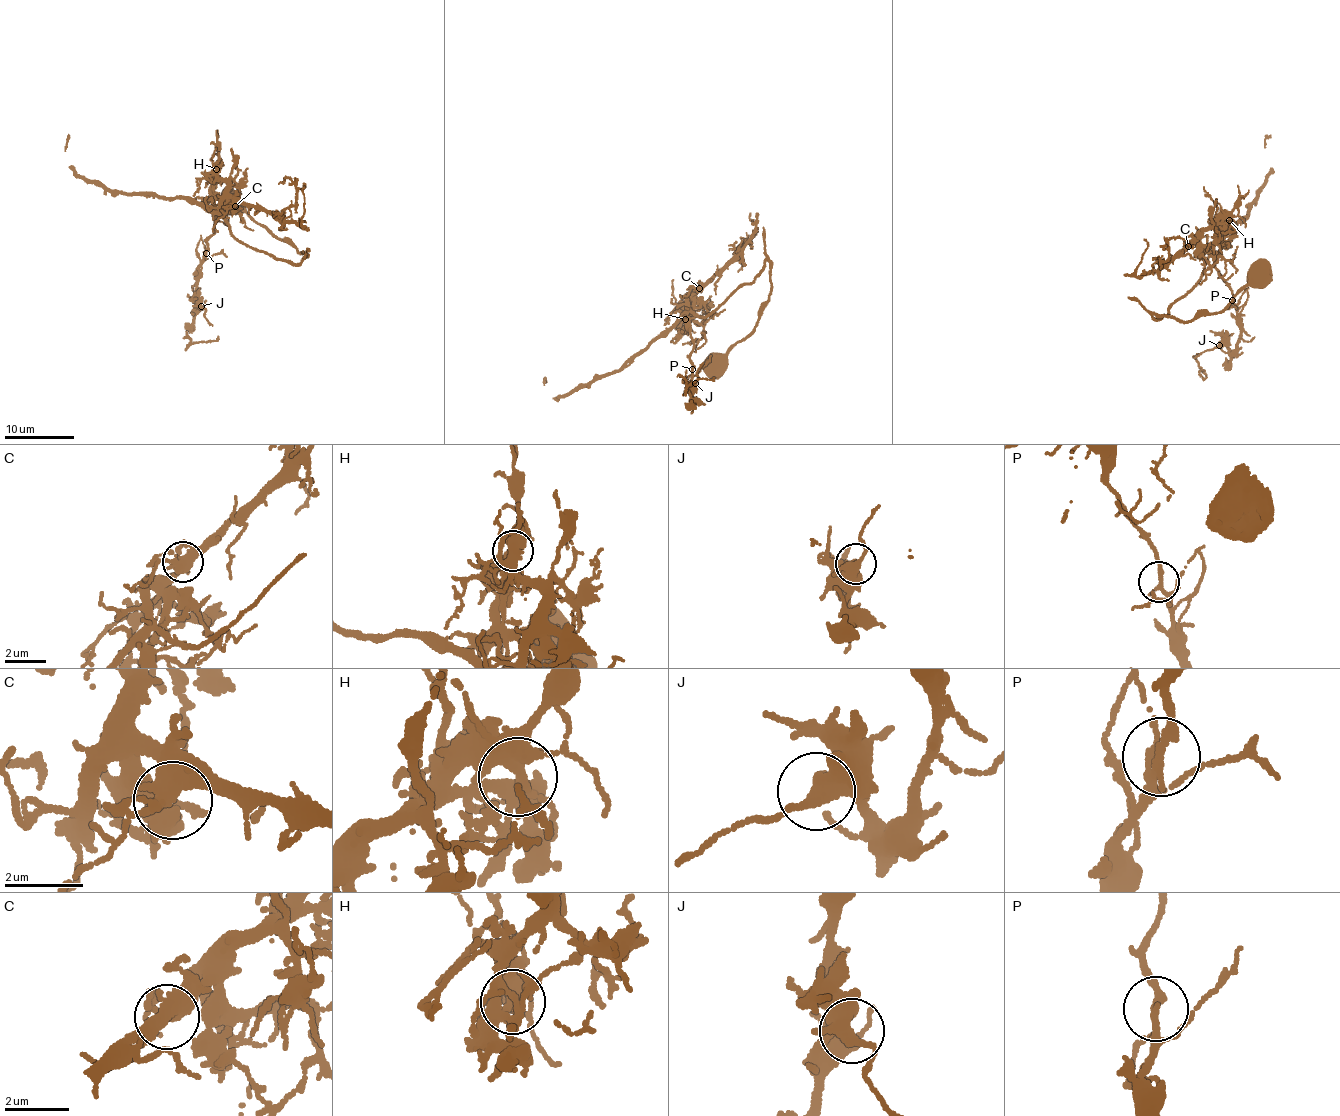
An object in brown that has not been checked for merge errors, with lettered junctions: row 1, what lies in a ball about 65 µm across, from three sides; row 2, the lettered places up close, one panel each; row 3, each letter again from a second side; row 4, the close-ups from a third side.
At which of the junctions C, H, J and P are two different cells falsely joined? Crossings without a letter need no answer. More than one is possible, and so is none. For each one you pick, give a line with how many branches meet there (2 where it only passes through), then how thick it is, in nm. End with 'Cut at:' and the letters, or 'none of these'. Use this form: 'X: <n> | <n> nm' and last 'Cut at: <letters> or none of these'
H: 3 | 320 nm
Cut at: H

